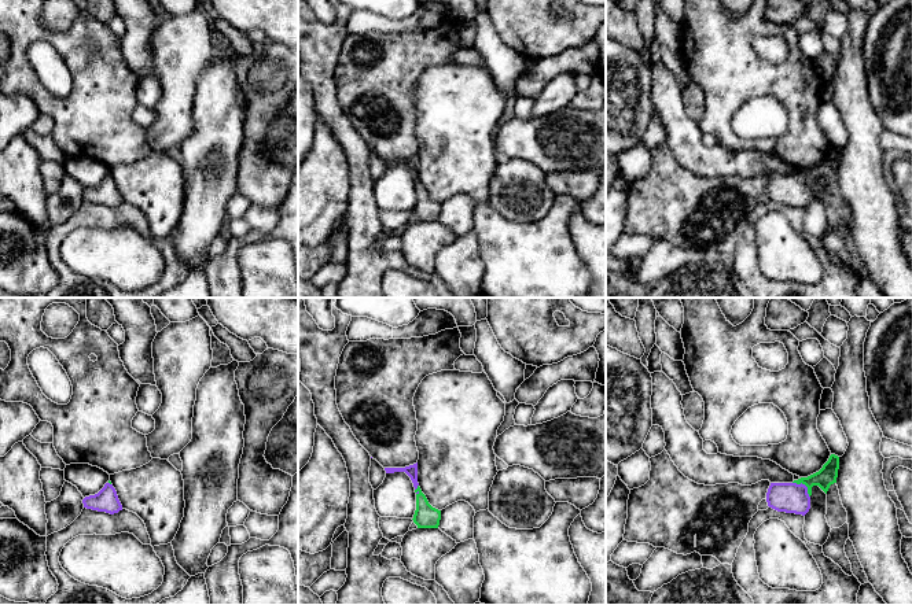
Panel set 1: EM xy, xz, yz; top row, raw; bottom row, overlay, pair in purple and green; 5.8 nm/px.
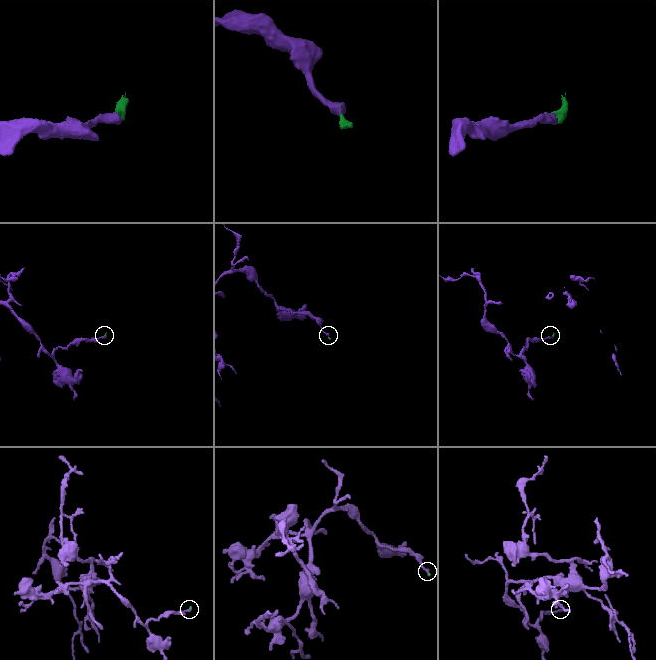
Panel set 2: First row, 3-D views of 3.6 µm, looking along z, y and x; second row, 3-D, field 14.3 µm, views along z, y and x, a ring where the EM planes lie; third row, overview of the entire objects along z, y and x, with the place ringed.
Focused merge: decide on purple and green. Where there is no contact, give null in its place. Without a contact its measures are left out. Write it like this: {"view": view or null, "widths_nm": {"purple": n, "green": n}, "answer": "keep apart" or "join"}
{"view": "yz", "widths_nm": {"purple": 180, "green": 110}, "answer": "join"}

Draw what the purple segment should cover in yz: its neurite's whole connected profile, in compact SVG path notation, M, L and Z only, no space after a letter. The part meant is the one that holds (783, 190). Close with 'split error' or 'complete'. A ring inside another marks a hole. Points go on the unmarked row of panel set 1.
M831 147L823 161L793 176L771 176L766 185L768 199L786 206L805 209L810 202L812 180L819 178L825 187L831 177L836 176L839 150Z; split error

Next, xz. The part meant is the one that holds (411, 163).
M418 155L405 161L385 161L386 166L405 165L415 180L416 185L416 203L413 207L413 215L418 221L438 221L441 213L441 203L433 200L426 188L422 185L418 176Z; split error

